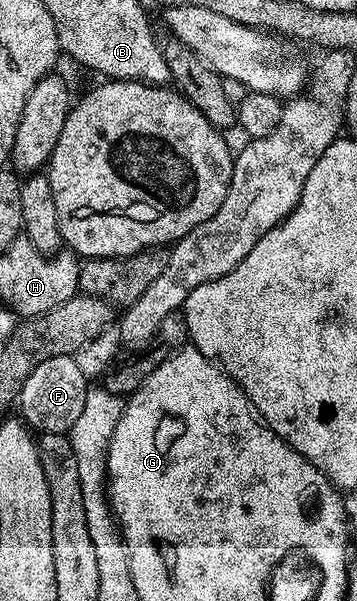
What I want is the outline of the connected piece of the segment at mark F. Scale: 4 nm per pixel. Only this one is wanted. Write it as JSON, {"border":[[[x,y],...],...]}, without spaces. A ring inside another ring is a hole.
{"border":[[[73,355],[54,356],[38,364],[27,378],[20,390],[18,410],[20,406],[23,421],[33,431],[67,435],[82,412],[82,404],[86,404],[89,389],[89,379],[85,378],[82,368],[78,368]]]}

